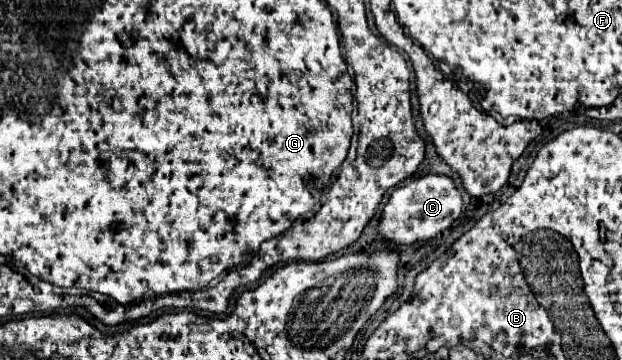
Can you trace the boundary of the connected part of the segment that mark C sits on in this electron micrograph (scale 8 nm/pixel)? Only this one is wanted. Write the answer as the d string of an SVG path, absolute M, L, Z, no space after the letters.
M426 175L412 179L410 183L392 191L390 201L384 207L378 233L384 239L396 241L398 245L408 245L414 241L426 241L448 229L462 211L462 195L454 181L446 175Z

